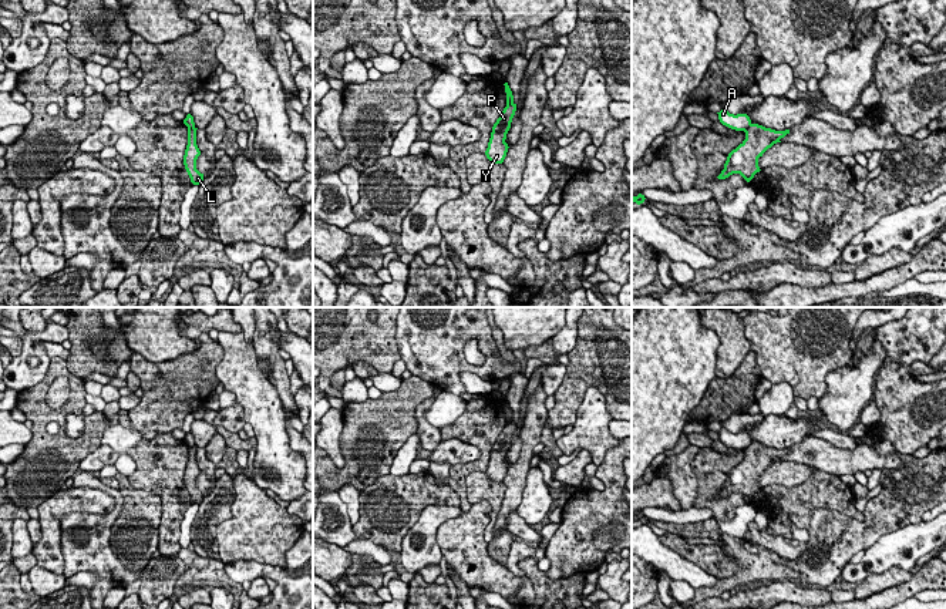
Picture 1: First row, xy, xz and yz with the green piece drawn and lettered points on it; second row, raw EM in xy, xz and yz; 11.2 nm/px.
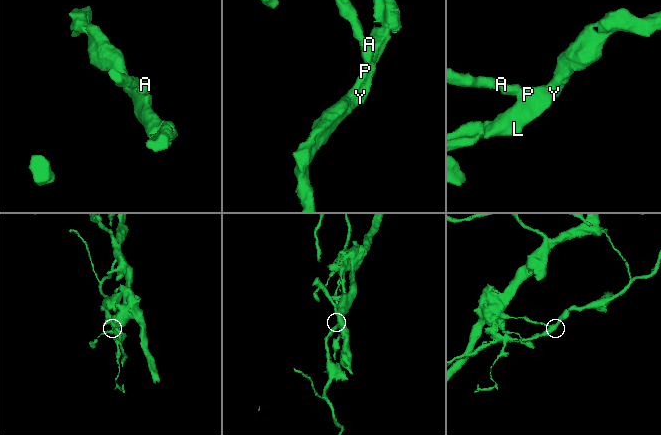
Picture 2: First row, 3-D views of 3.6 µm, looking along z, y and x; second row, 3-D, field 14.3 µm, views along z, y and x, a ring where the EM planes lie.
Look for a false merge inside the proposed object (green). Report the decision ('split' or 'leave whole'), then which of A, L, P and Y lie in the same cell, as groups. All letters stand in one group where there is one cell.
split; groups A / L P Y

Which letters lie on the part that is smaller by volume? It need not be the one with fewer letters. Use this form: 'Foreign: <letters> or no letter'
Foreign: L, P, Y

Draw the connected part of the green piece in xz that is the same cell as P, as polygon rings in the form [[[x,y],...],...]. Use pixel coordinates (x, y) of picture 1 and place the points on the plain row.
[[[506,423],[499,437],[492,445],[488,467],[485,470],[485,474],[491,481],[502,482],[506,475],[509,465],[505,461],[505,458],[511,447],[511,441],[515,434],[515,430],[516,430],[516,423]]]

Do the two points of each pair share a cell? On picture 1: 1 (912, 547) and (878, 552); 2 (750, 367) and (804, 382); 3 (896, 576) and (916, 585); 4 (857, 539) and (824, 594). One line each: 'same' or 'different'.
1: same
2: different
3: different
4: different

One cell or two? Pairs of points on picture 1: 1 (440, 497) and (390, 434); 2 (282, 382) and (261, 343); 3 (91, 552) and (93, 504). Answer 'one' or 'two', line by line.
1: two
2: one
3: two

